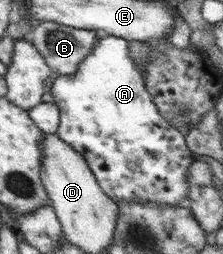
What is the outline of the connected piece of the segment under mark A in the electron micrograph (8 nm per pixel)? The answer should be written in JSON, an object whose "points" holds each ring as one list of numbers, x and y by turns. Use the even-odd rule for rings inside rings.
{"points":[[101,34,95,49,78,65,76,73,51,79,48,91,59,107,58,137,84,155,100,188,114,201,187,207,186,199,190,193,188,167,197,156,188,148,185,133,160,116,146,89,143,74,129,57,128,44,126,39]]}

